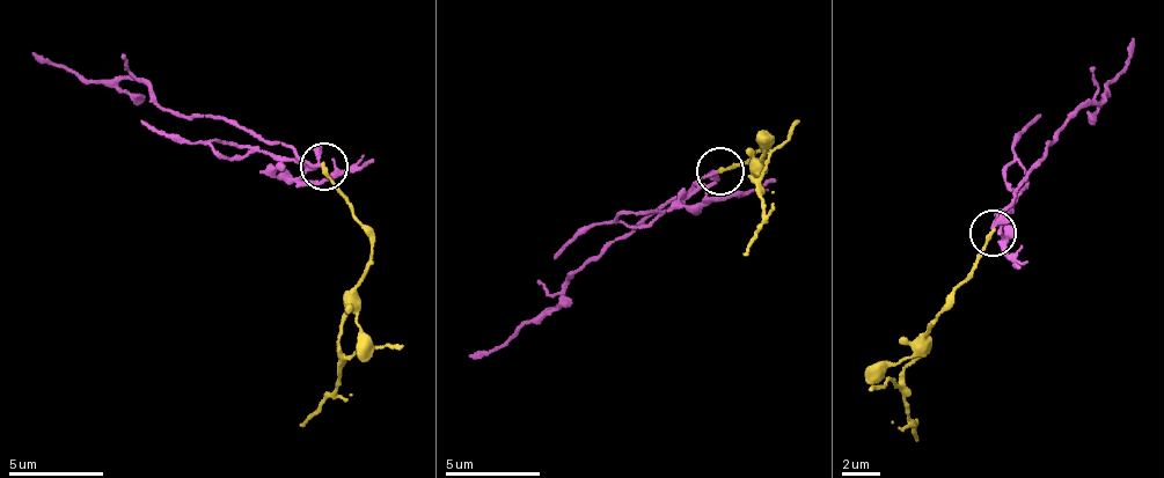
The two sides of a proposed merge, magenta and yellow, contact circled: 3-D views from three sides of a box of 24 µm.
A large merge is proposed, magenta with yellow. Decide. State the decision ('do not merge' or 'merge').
do not merge

